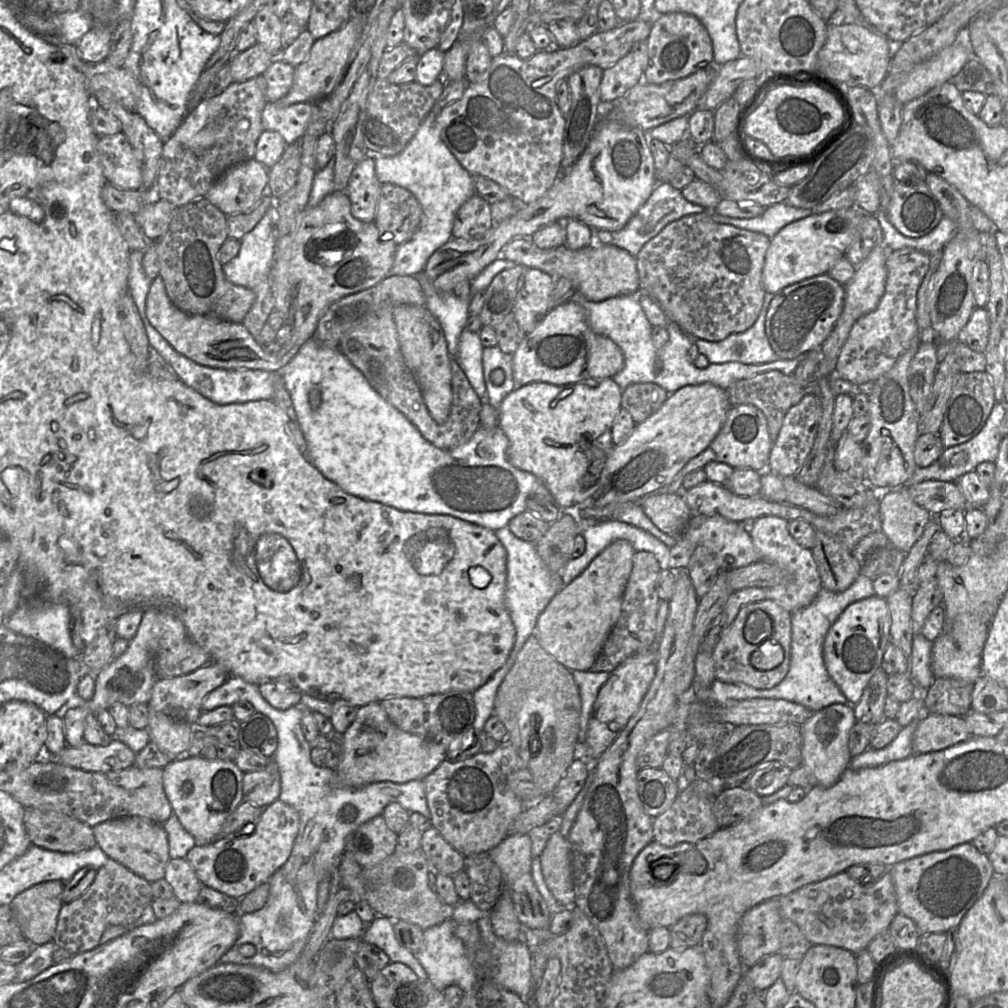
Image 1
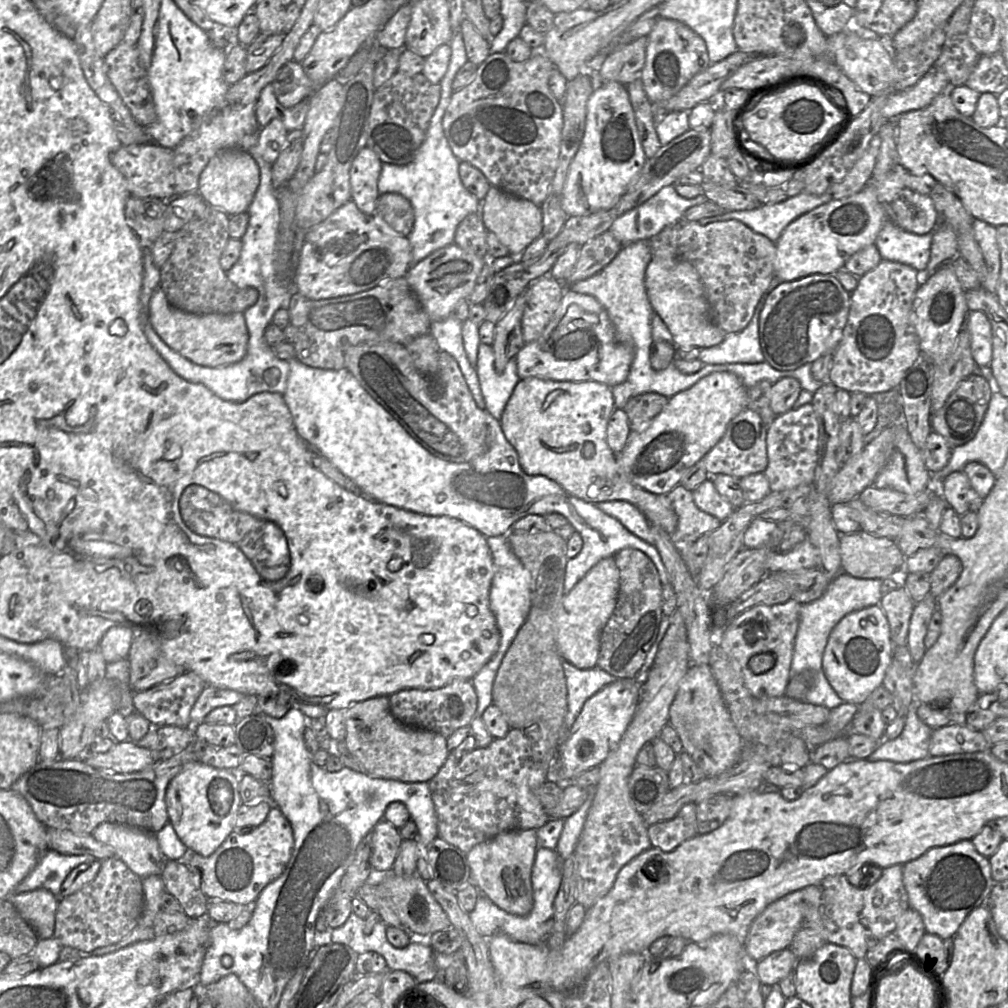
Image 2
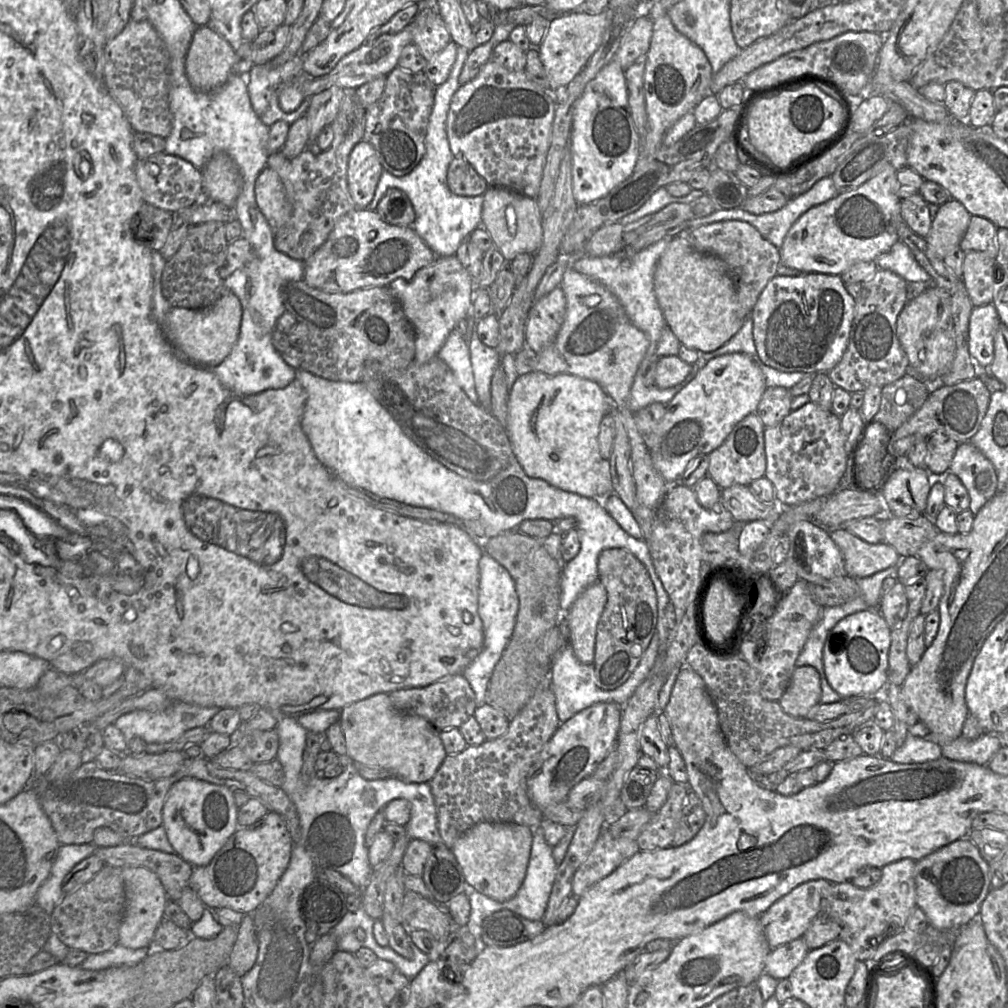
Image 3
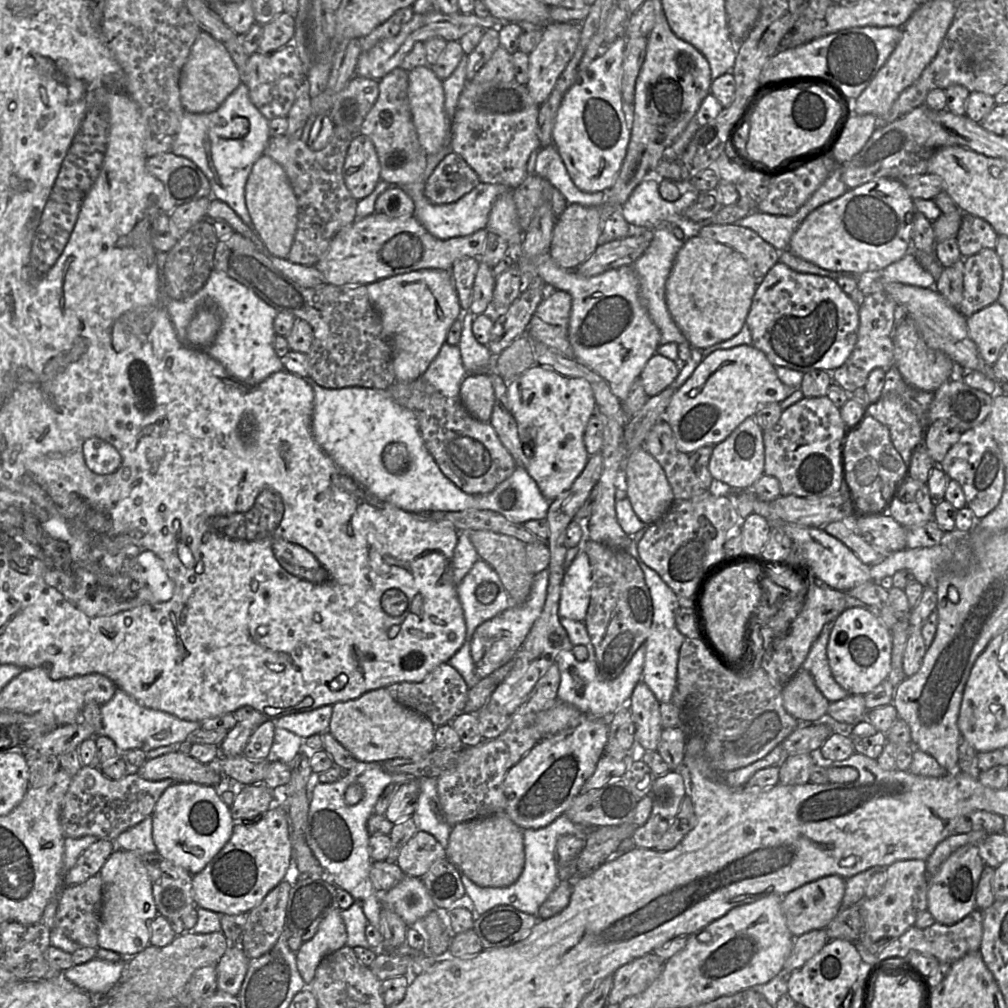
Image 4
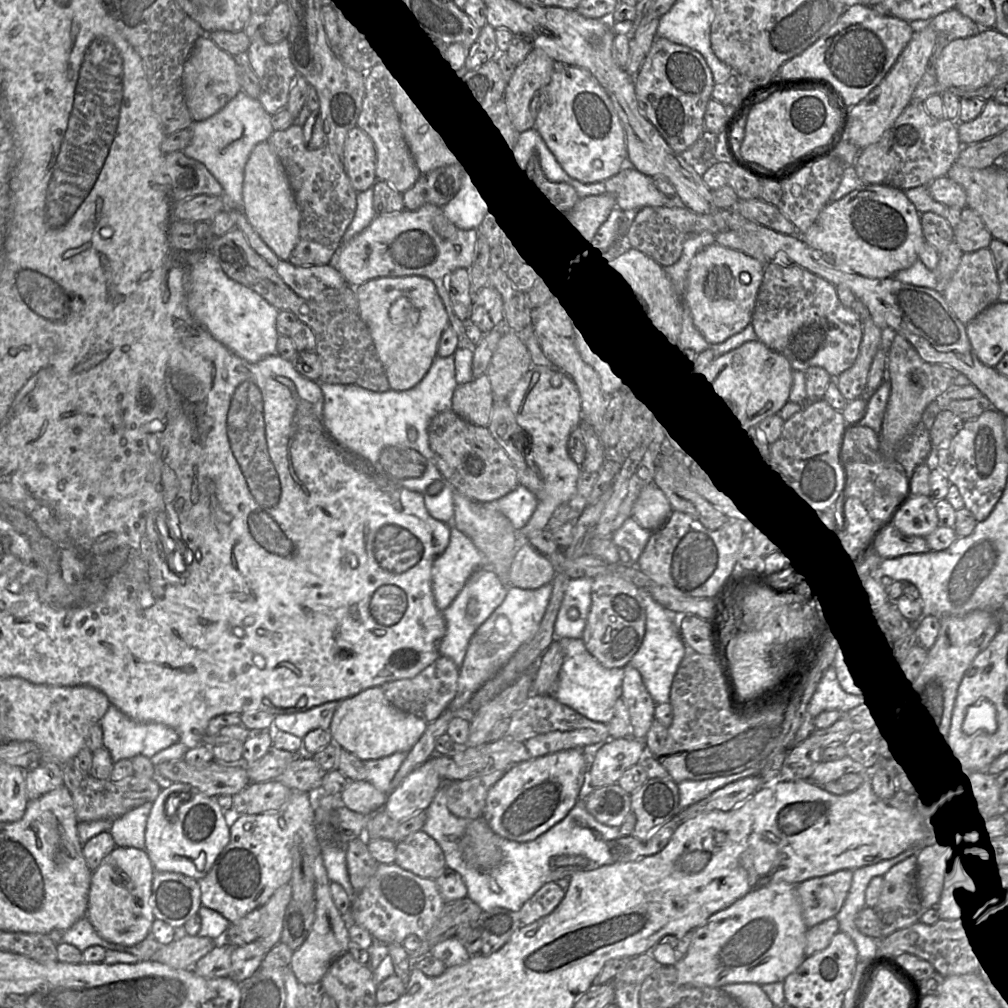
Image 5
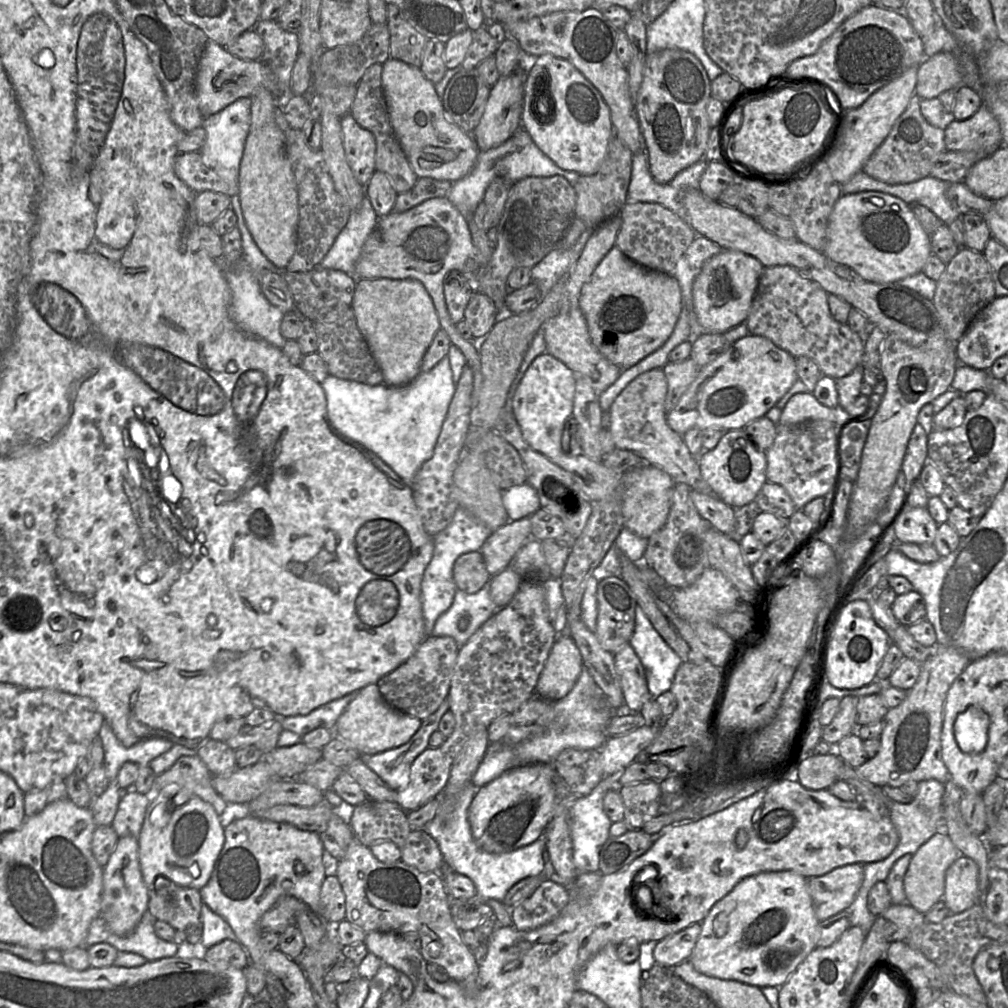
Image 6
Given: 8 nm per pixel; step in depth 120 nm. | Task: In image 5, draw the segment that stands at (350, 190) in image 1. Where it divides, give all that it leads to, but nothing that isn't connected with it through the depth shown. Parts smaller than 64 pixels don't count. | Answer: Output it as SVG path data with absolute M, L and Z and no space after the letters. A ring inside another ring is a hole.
M357 125L346 138L344 170L358 193L374 186L377 181L376 168L377 152L374 142Z

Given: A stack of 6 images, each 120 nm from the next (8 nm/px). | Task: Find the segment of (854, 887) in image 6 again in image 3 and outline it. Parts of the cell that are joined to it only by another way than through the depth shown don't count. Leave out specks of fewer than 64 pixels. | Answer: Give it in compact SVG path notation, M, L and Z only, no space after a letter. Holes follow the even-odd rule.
M823 879L803 883L775 902L760 916L762 930L771 949L801 938L804 935L812 921L821 913L822 897L830 884L835 883L829 883Z

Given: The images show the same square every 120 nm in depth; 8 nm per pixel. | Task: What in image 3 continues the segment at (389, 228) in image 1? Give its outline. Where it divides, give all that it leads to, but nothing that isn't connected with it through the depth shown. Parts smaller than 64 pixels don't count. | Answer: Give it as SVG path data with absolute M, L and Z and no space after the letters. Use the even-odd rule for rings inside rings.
M397 188L389 189L379 201L376 212L391 225L413 227L415 211L408 196Z

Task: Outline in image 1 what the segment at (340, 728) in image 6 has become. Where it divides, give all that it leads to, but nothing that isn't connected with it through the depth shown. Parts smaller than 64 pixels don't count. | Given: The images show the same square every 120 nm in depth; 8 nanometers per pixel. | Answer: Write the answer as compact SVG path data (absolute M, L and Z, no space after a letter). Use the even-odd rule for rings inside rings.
M373 702L358 708L355 720L343 734L343 753L339 757L336 783L359 788L376 782L424 780L447 758L447 748L400 729L390 720L381 703Z

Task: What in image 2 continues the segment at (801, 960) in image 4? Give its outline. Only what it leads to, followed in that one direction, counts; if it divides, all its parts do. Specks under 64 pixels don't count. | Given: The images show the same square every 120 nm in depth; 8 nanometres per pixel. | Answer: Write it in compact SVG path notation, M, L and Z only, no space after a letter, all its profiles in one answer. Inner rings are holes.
M783 949L754 964L754 972L762 985L777 987L779 982L794 972L798 958L789 949Z

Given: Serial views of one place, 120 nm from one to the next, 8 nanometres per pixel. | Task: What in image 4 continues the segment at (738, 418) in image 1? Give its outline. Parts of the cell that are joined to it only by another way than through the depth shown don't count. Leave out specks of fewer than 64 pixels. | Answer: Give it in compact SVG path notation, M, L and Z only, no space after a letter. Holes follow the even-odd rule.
M754 417L742 422L723 442L715 445L707 465L714 481L722 488L734 491L752 490L752 486L764 474L765 451L763 430Z

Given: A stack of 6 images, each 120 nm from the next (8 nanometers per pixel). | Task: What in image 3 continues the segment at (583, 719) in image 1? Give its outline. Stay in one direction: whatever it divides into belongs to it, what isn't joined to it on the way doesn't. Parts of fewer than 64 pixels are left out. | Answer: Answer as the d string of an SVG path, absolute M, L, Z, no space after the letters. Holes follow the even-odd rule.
M563 614L559 623L559 629L565 644L552 662L549 678L551 689L555 695L558 718L561 723L567 721L579 711L599 702L614 702L623 706L635 692L636 688L646 679L658 655L659 635L655 632L637 667L626 681L614 689L602 689L595 683L594 665L581 663L576 658L571 644L569 624Z

